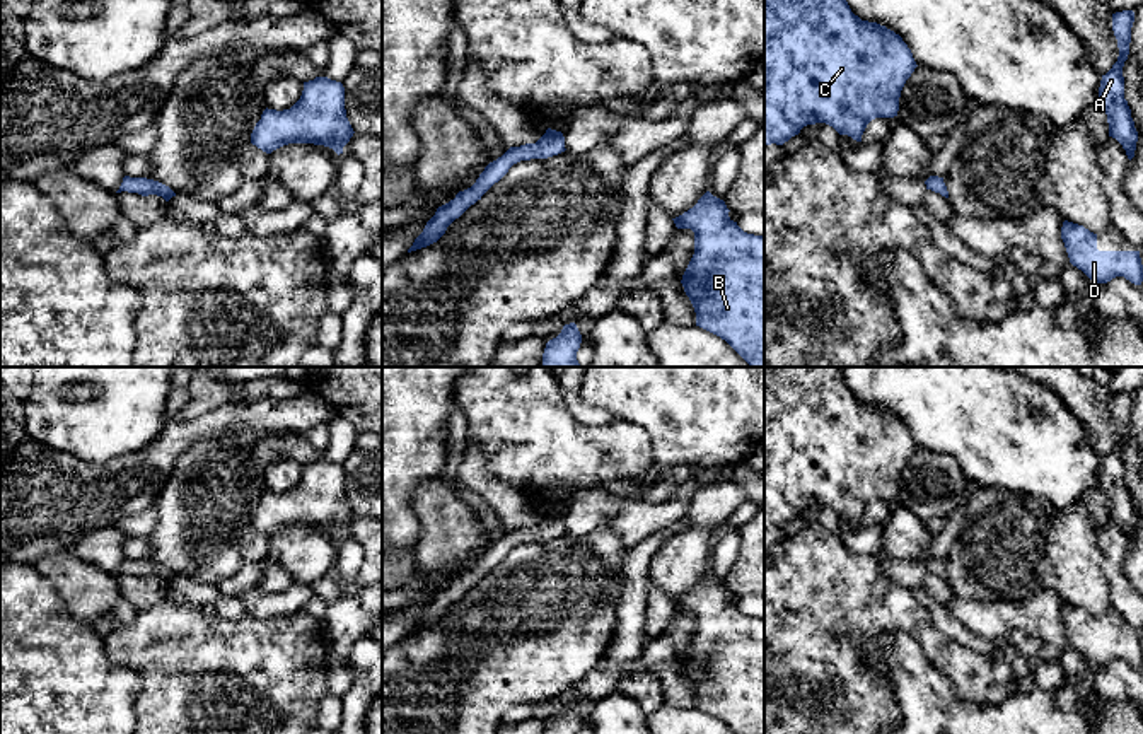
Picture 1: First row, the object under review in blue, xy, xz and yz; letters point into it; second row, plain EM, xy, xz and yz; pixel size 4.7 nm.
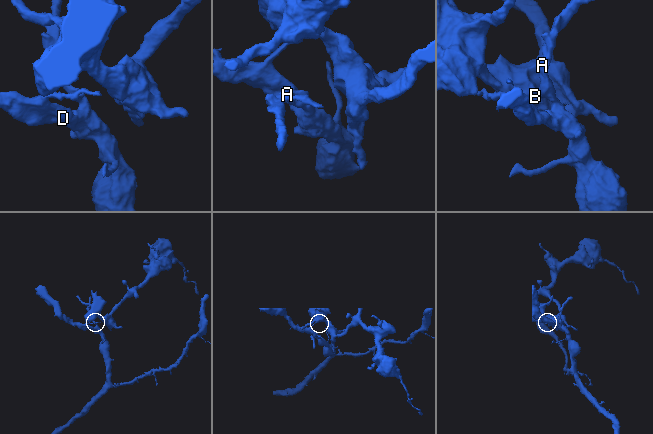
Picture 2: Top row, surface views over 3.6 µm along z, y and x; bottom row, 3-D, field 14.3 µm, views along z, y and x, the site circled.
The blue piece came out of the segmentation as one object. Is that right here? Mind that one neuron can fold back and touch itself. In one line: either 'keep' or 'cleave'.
cleave

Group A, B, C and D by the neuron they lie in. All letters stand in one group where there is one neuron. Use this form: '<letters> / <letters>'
A D / B C

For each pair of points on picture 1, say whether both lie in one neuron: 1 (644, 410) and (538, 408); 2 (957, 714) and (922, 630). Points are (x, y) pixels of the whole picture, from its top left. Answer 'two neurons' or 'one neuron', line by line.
1: two neurons
2: two neurons

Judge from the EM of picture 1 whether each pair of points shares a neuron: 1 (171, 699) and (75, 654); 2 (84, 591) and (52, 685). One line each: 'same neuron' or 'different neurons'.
1: different neurons
2: different neurons

